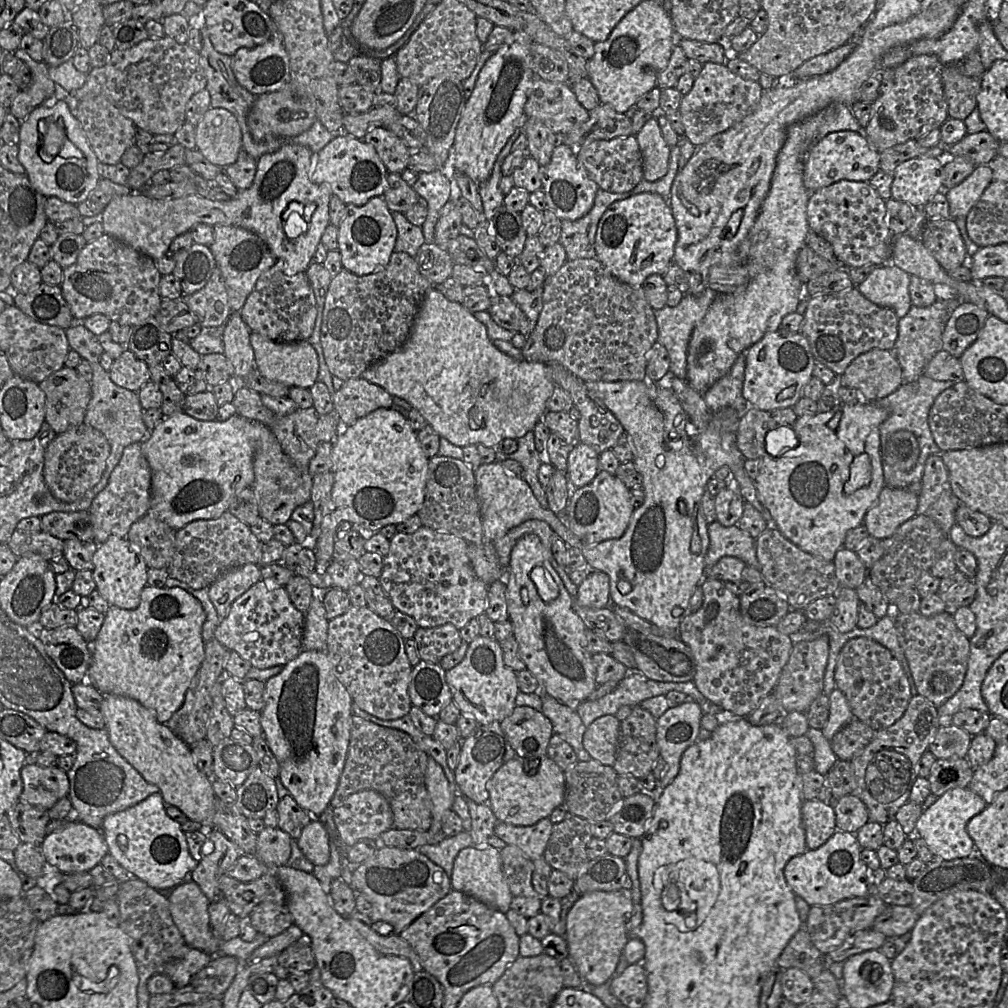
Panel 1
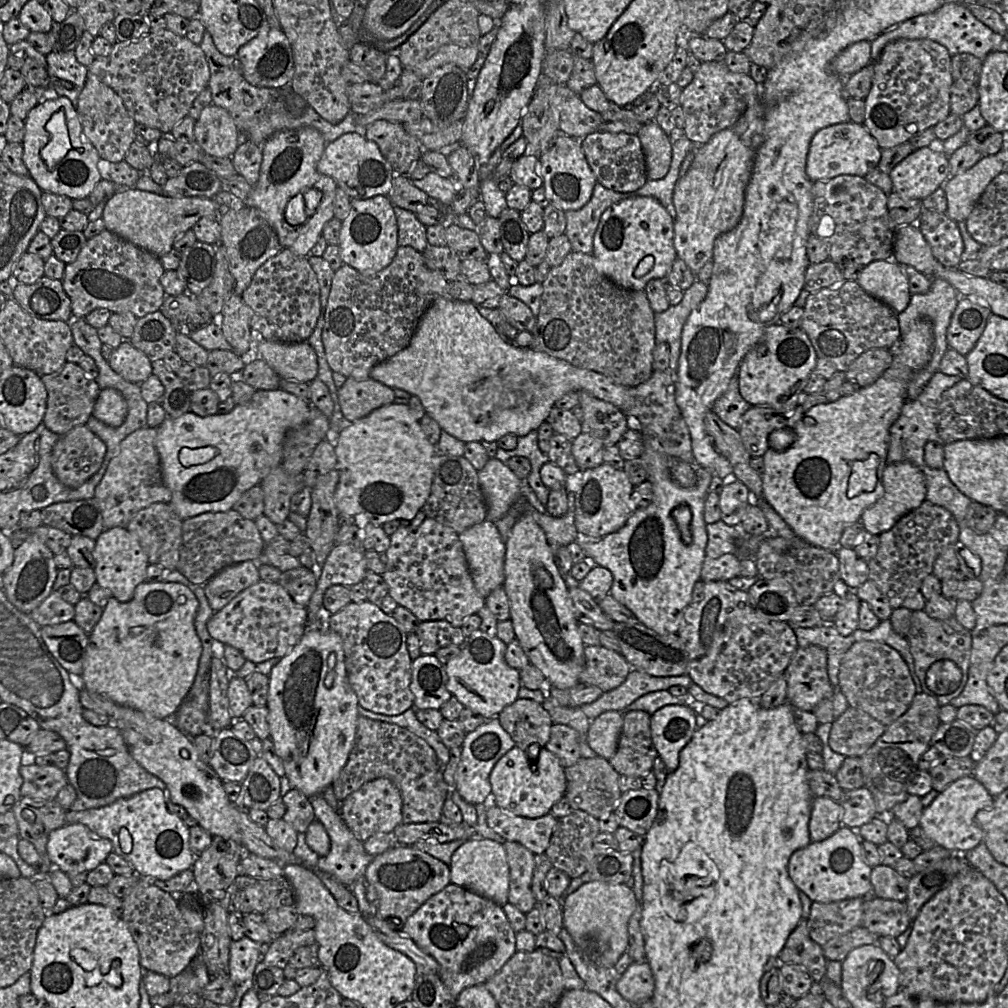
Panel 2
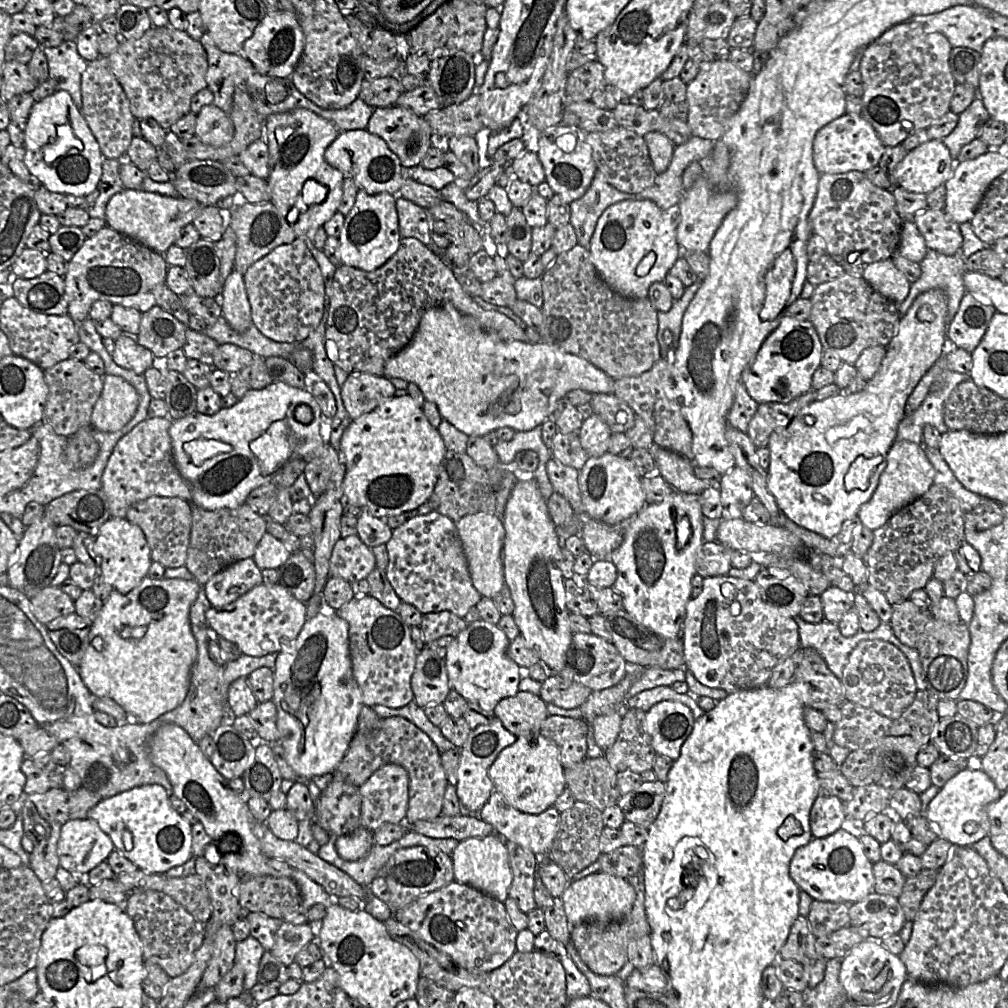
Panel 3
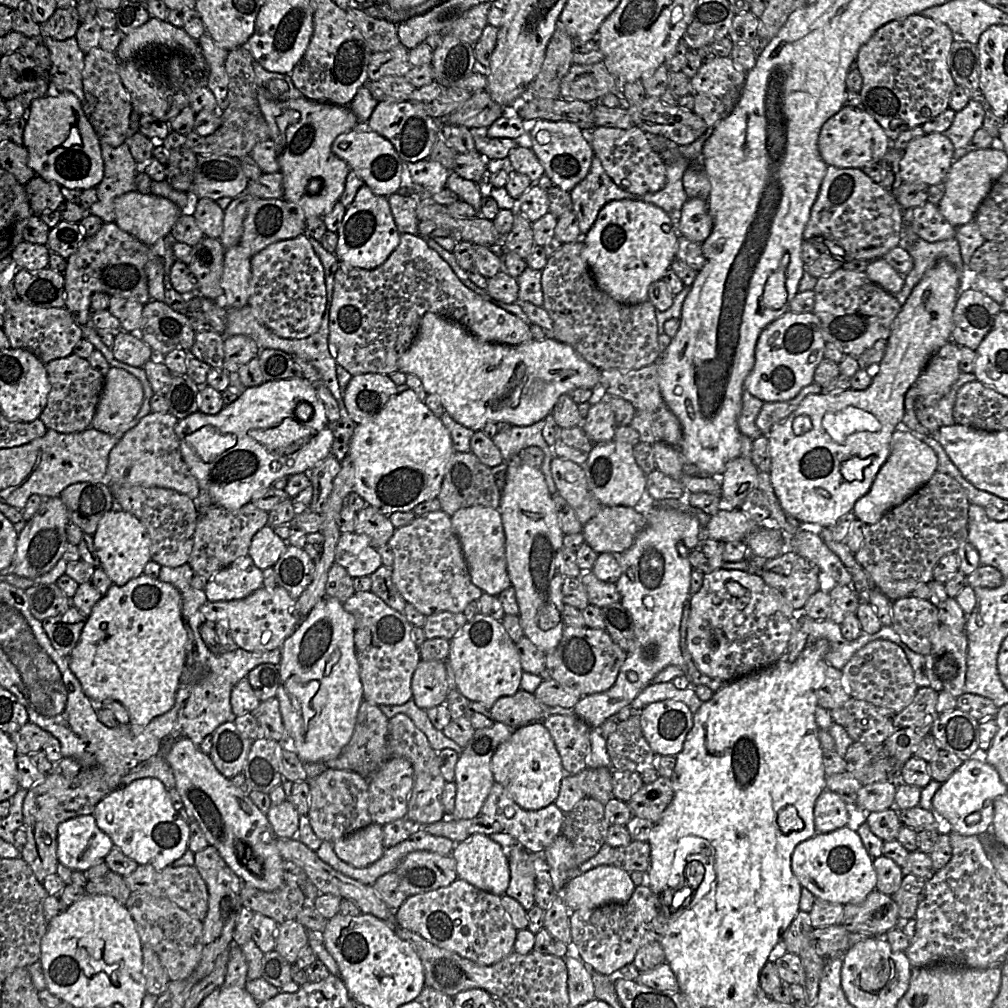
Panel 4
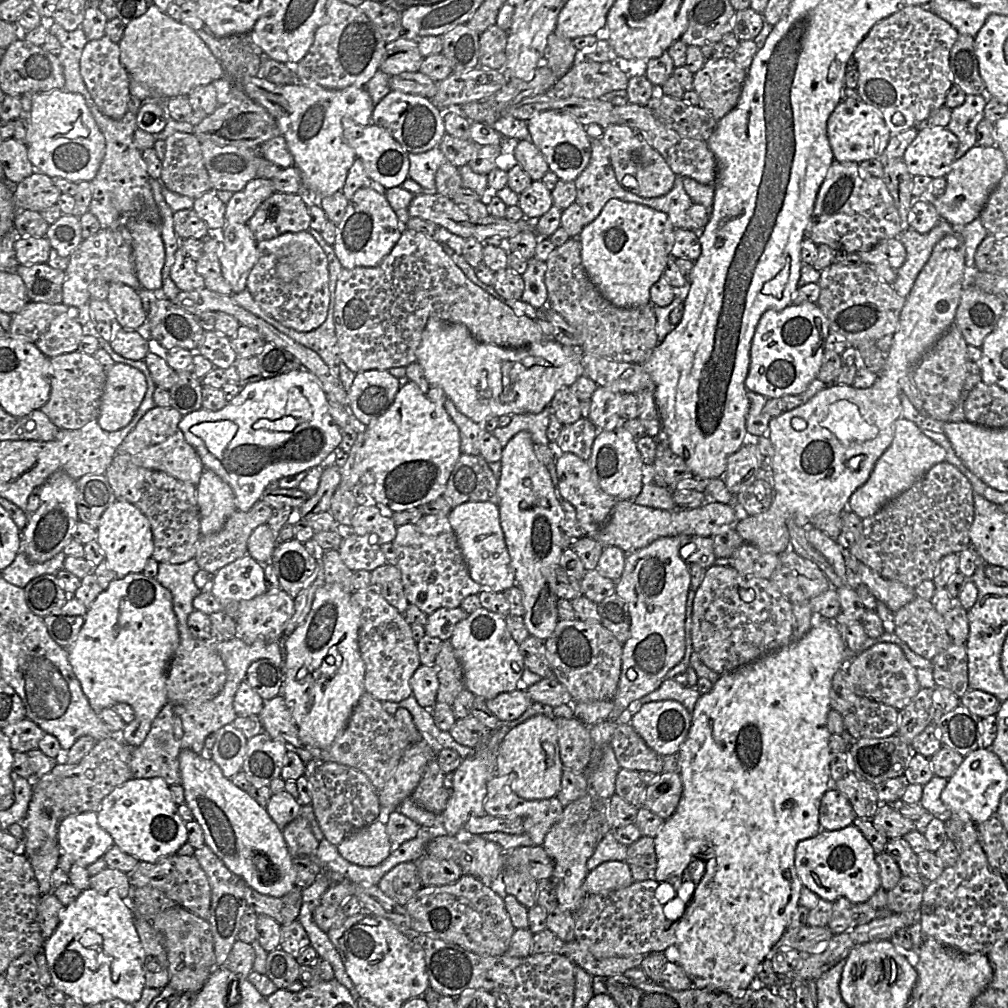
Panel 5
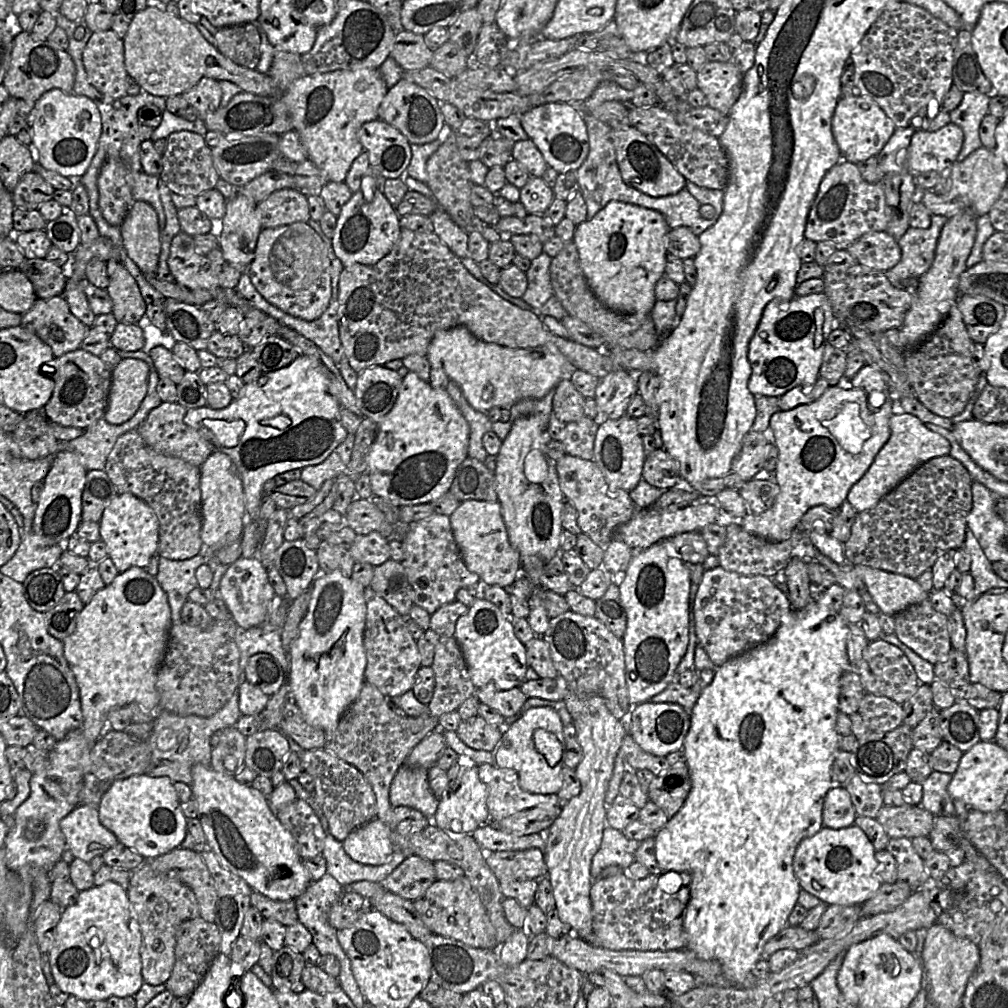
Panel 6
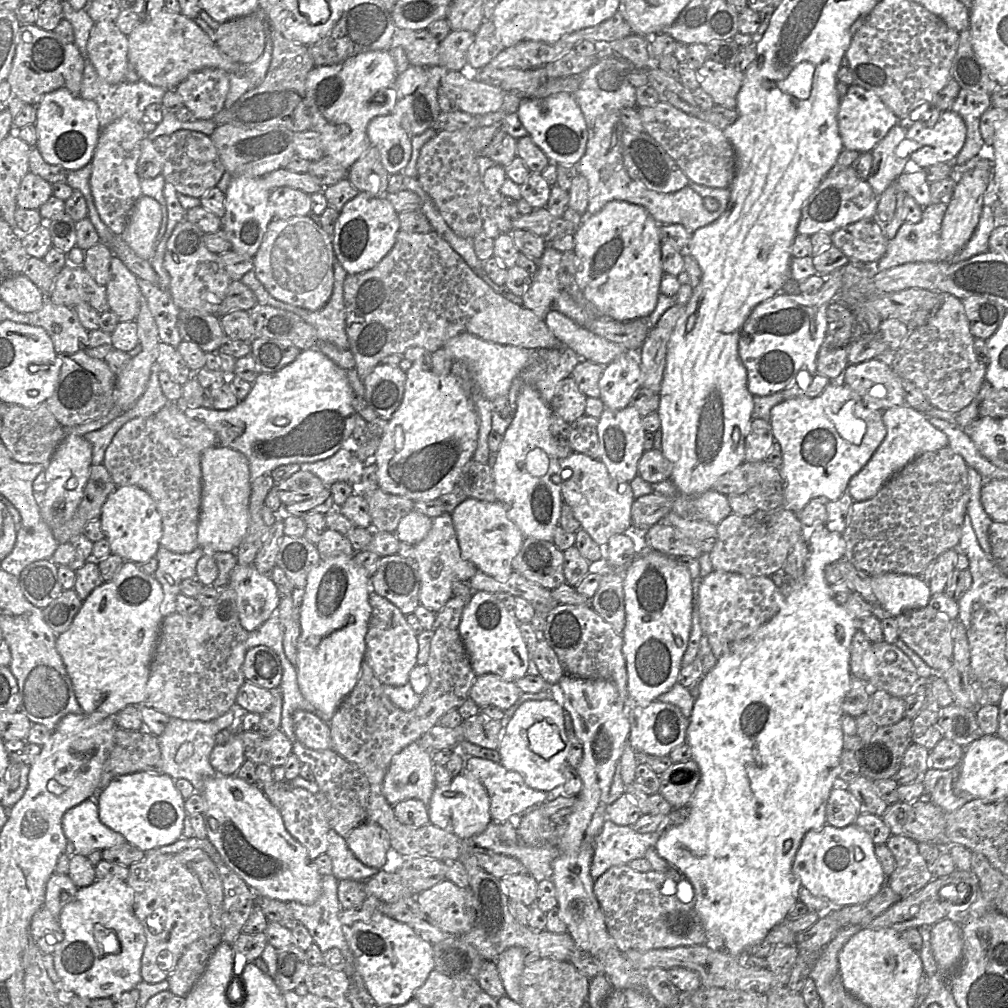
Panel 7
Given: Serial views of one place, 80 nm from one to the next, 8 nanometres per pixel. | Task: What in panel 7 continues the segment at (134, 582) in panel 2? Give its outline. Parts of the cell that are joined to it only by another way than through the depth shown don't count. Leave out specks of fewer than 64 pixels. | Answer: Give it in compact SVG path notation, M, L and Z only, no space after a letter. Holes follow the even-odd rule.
M117 486L103 504L100 520L111 553L136 564L144 564L156 556L163 535L162 518L154 500L142 488Z

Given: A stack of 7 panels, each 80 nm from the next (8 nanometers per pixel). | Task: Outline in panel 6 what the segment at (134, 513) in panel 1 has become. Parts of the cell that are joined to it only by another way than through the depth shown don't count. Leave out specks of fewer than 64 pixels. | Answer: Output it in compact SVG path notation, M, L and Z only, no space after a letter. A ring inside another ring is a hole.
M162 402L152 409L145 420L136 428L144 442L154 450L179 457L200 467L214 451L213 445L202 437L195 429L184 423L187 409L177 402Z

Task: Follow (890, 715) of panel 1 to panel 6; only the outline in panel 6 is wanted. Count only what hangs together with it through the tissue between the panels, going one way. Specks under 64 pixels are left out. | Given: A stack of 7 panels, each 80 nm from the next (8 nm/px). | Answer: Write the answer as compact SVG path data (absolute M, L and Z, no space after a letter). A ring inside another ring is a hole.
M884 640L869 641L863 651L862 659L851 666L859 675L866 694L887 697L898 704L903 704L917 690L919 680L907 656L895 645Z

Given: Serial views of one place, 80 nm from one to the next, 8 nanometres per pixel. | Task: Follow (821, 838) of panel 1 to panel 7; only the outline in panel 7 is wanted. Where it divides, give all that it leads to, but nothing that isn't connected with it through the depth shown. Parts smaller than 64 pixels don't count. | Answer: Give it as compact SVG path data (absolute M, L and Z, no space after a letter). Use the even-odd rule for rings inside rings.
M833 787L826 805L826 823L843 828L855 823L859 814L854 796L847 789Z

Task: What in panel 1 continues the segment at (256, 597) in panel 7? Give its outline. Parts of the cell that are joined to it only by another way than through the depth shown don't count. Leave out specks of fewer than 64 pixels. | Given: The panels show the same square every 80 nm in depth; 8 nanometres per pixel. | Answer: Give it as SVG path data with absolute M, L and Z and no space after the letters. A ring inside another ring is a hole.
M246 564L223 573L208 587L208 596L218 616L224 619L233 602L262 579L258 564Z

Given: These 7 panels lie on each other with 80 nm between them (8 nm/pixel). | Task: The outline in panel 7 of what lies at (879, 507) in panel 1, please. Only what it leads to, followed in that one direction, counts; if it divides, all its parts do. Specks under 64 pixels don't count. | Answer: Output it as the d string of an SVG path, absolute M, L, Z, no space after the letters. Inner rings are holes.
M909 405L886 409L882 415L887 435L867 464L850 479L847 492L853 501L874 497L894 474L918 455L949 446L947 435L934 427L925 414Z

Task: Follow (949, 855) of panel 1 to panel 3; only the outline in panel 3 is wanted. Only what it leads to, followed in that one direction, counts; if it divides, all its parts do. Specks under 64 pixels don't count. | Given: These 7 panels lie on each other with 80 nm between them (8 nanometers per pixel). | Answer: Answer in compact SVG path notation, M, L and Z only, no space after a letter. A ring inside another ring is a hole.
M966 768L940 788L925 813L922 814L931 823L937 837L946 839L953 845L972 846L989 835L990 823L987 807L997 801L1002 793L982 769Z

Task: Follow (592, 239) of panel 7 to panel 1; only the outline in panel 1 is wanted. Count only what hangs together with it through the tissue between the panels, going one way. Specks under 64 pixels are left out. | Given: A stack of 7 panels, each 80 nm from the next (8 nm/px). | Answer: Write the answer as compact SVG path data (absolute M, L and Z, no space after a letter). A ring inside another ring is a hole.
M639 193L612 203L601 217L595 239L597 259L620 281L633 288L642 288L646 278L653 274L663 275L673 262L677 236L669 201L657 193Z

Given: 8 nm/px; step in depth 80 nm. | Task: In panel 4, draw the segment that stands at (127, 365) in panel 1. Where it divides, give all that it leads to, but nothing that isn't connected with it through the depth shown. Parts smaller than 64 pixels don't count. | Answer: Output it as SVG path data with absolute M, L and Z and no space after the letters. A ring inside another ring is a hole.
M120 329L114 336L112 353L120 362L134 367L143 367L151 359L152 349L138 334Z

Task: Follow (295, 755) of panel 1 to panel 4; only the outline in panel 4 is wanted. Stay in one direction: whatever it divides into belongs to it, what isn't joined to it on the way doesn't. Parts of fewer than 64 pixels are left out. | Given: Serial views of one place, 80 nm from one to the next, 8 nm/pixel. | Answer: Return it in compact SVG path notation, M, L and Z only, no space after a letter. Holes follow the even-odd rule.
M325 596L302 619L295 632L281 647L280 683L276 697L288 737L288 745L303 762L326 762L340 755L355 727L357 713L363 701L359 663L354 644L355 618L345 611L335 598Z

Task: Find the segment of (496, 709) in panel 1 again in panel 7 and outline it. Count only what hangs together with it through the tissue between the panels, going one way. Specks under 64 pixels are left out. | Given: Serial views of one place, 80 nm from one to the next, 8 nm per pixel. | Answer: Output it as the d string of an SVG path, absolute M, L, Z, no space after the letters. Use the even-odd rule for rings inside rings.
M475 591L463 610L457 630L476 676L493 673L505 681L516 682L527 675L530 653L519 622L494 593Z

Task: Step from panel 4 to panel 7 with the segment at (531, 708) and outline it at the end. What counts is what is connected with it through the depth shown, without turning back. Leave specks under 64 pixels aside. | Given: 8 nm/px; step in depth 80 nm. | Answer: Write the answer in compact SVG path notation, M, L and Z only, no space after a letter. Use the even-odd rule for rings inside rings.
M488 673L475 678L469 698L479 707L493 705L506 711L521 694L522 690L515 682L505 681L496 674Z

